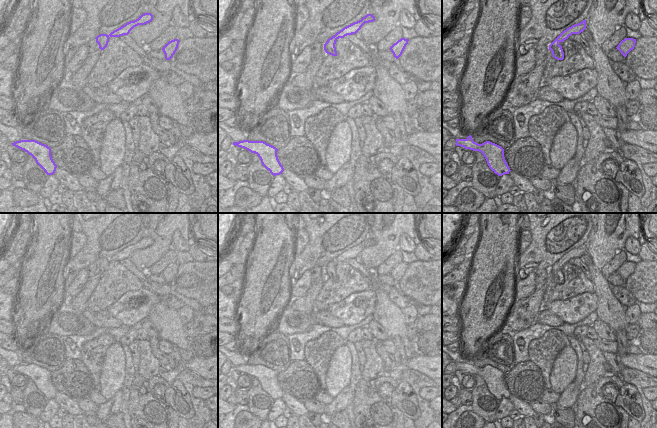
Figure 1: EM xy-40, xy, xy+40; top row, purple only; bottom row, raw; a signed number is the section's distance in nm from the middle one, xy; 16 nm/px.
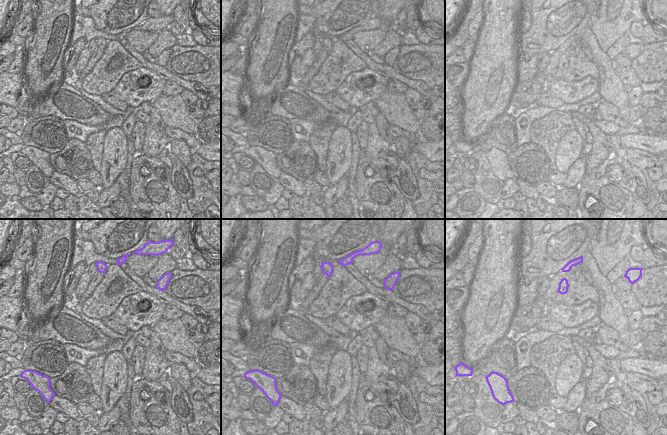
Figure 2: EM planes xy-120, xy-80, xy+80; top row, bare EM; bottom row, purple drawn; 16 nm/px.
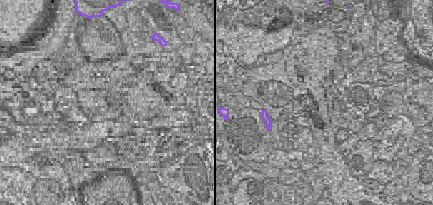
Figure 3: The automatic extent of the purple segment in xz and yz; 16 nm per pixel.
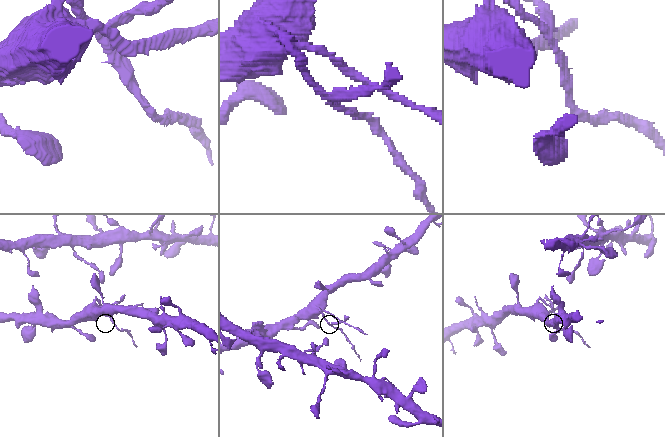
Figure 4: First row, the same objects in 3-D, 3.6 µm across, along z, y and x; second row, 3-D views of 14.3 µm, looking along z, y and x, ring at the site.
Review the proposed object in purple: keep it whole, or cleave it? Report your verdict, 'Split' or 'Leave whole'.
Split

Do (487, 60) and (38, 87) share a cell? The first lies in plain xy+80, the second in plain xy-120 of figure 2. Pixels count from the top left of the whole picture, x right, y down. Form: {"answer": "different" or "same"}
{"answer": "same"}

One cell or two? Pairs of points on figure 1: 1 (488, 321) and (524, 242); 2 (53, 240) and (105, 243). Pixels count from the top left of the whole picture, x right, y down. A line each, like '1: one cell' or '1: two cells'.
1: two cells
2: two cells

